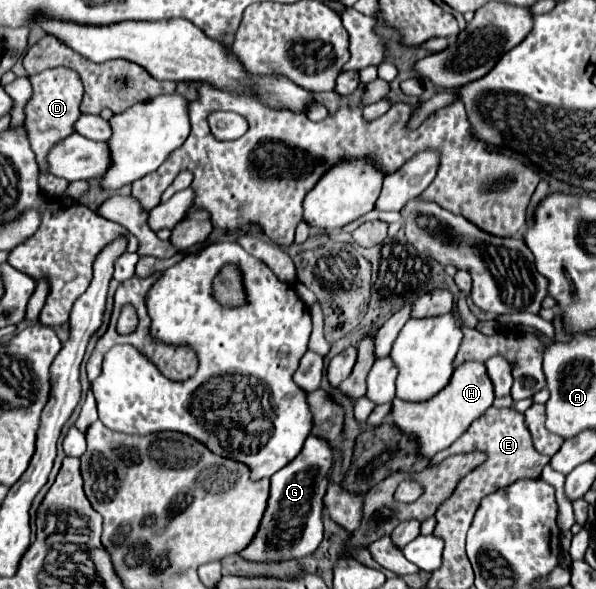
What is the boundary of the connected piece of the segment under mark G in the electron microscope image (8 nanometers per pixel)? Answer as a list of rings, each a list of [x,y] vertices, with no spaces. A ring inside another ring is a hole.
[[[308,436],[298,458],[294,458],[290,466],[278,470],[278,474],[270,478],[270,498],[260,528],[254,534],[252,542],[238,554],[248,562],[282,562],[310,556],[324,538],[322,498],[326,494],[330,468],[330,446],[324,440],[320,442],[318,438]]]

